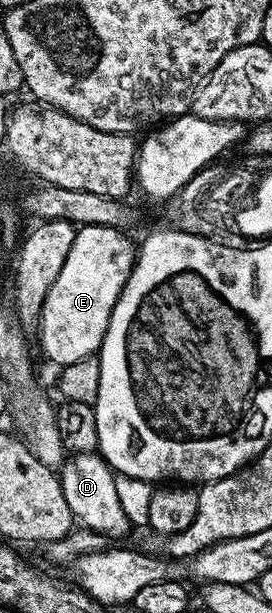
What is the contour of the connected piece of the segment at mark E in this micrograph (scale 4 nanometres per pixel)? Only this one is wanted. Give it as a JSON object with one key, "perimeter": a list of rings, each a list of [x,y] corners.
{"perimeter":[[[78,226],[69,259],[65,259],[61,275],[53,279],[37,322],[43,353],[55,367],[94,357],[102,347],[113,307],[137,260],[136,242],[131,242],[125,234],[122,228],[113,226]]]}

